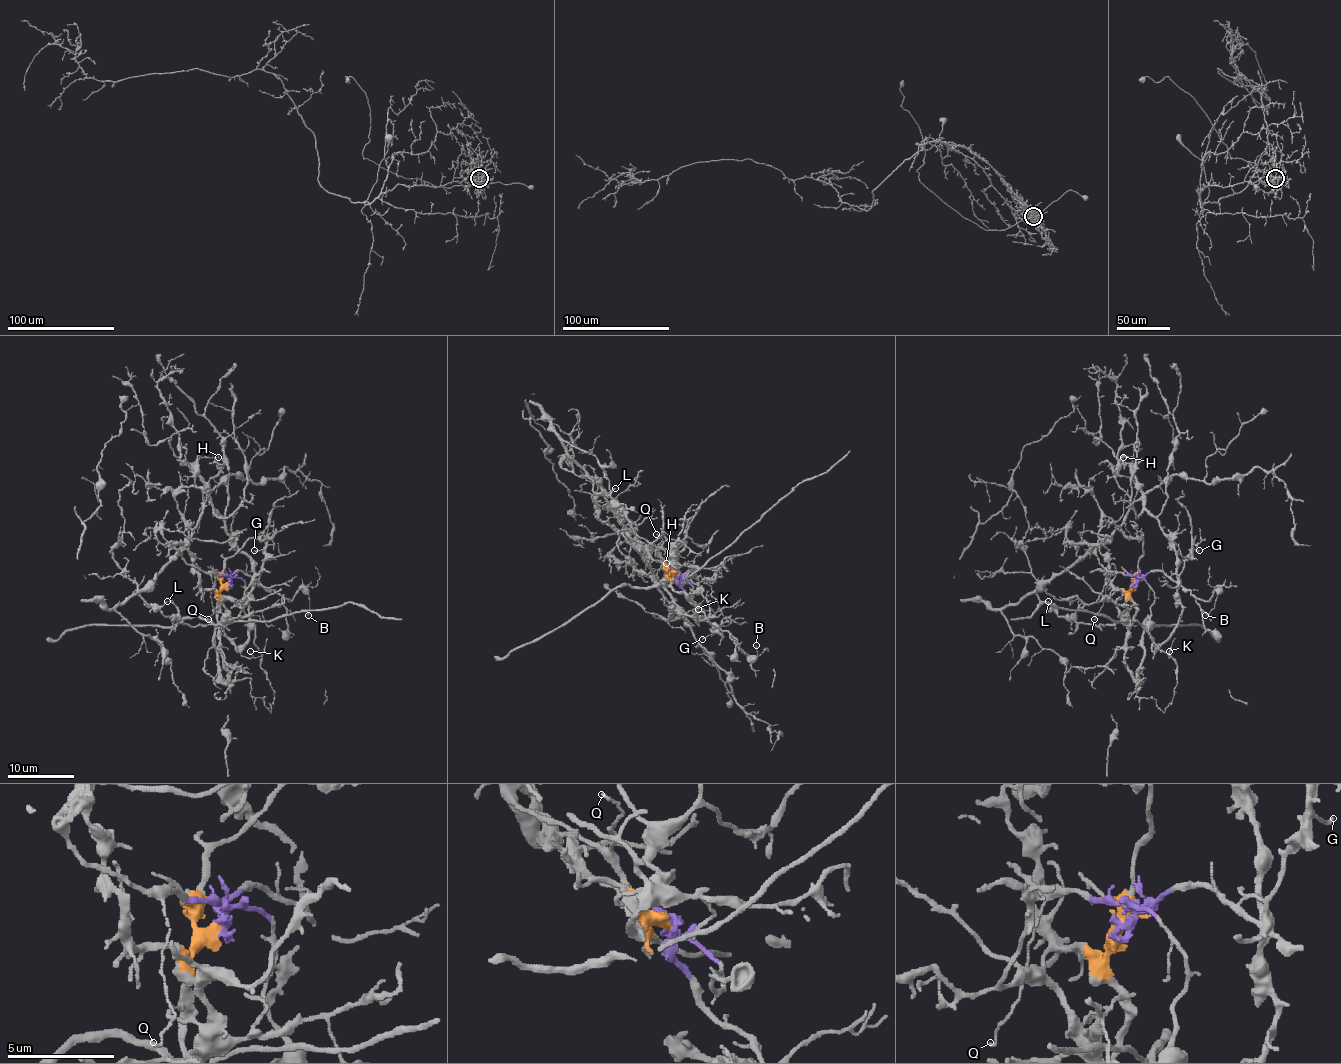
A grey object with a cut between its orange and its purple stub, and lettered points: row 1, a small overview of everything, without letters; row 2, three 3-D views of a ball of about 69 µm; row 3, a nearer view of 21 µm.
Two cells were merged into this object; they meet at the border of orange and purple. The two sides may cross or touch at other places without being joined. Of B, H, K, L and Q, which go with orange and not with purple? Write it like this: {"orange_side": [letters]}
{"orange_side": ["L"]}

